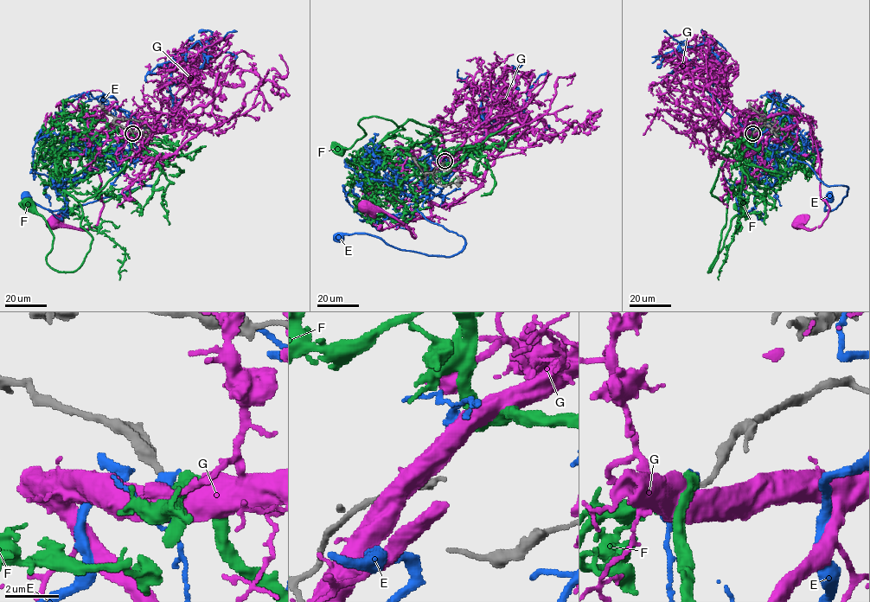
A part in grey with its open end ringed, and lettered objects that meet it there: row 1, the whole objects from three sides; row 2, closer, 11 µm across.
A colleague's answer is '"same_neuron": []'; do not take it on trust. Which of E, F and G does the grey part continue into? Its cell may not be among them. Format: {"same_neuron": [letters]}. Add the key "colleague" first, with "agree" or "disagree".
{"colleague": "disagree", "same_neuron": ["F"]}

